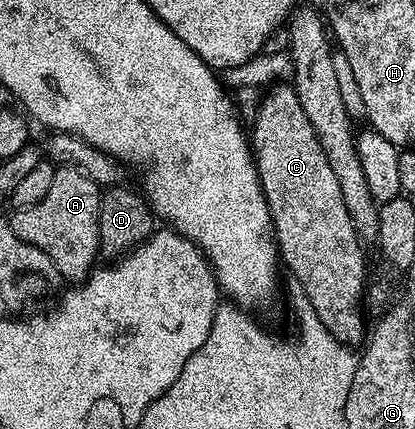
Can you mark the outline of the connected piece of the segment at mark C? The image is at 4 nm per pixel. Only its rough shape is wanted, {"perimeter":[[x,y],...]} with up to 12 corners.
{"perimeter":[[291,82],[252,157],[278,255],[318,321],[366,339],[364,251]]}

